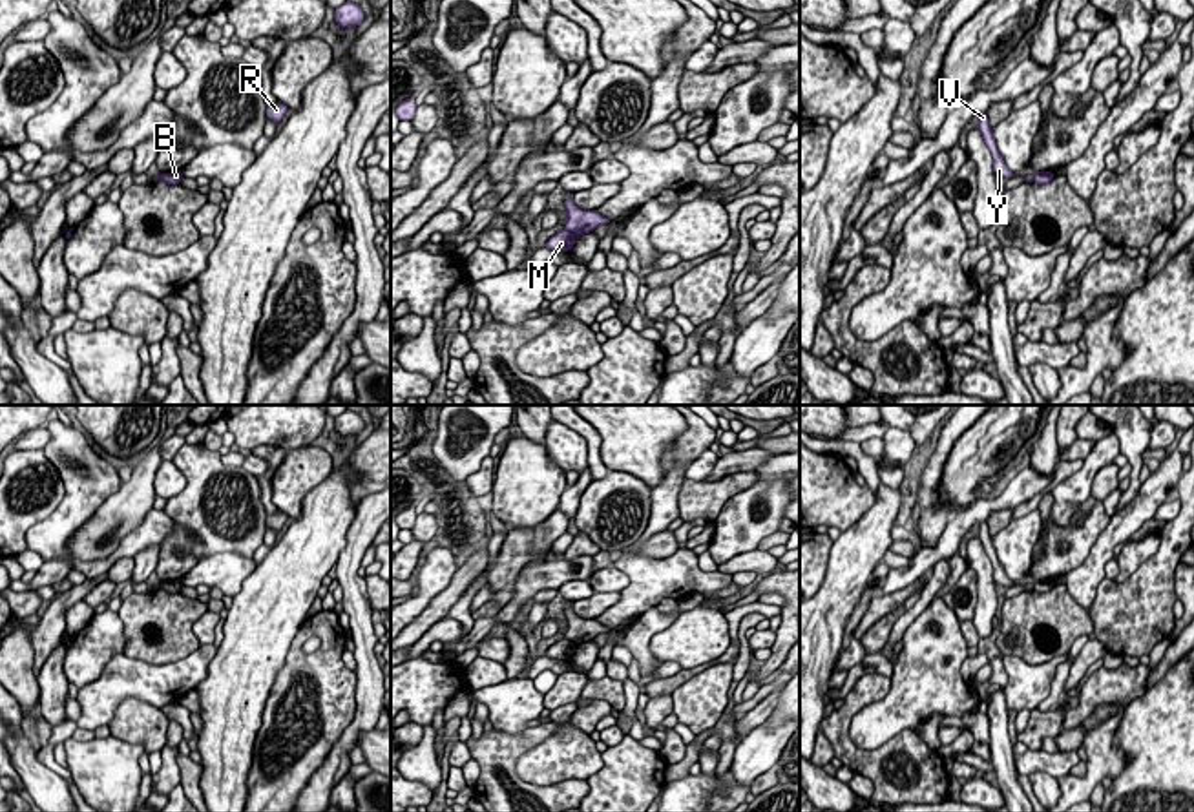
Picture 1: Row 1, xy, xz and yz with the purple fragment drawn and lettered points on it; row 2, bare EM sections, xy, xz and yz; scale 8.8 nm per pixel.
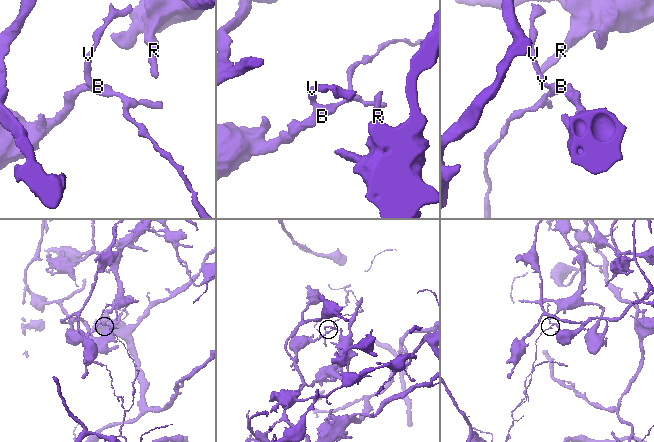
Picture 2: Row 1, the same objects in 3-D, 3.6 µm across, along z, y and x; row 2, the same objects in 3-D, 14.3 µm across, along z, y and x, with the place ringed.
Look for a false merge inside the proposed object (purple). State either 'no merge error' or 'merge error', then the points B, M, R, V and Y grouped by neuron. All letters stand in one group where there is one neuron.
merge error | B V Y / M R

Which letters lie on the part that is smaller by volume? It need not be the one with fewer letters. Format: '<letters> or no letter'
B, V, Y

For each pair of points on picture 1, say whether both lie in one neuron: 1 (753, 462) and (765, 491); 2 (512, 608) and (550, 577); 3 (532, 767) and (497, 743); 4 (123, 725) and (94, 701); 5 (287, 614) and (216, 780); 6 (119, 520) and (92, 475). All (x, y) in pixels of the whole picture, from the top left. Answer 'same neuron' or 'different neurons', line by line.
1: different neurons
2: same neuron
3: different neurons
4: different neurons
5: same neuron
6: different neurons

